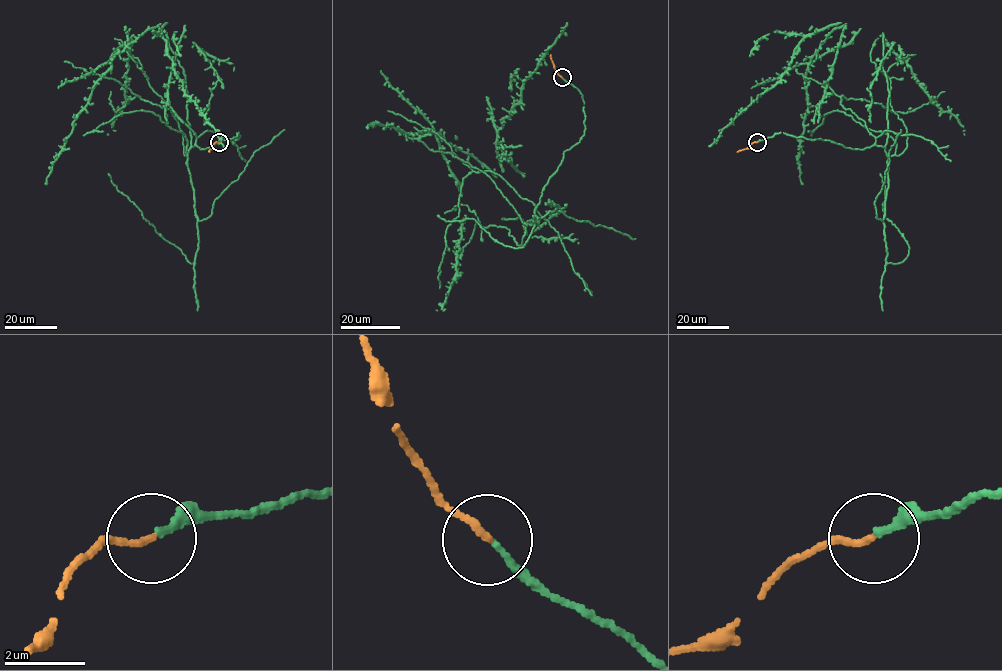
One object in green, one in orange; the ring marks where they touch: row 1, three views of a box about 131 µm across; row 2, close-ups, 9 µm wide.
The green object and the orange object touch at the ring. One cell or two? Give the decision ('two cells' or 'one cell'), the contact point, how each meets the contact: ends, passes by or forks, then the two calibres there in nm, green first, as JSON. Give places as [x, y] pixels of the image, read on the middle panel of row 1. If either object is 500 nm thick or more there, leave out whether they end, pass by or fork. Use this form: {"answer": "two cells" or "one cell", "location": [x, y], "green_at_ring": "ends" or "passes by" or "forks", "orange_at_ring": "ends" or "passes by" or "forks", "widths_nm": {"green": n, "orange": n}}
{"answer": "one cell", "location": [562, 77], "green_at_ring": "ends", "orange_at_ring": "ends", "widths_nm": {"green": 160, "orange": 160}}

